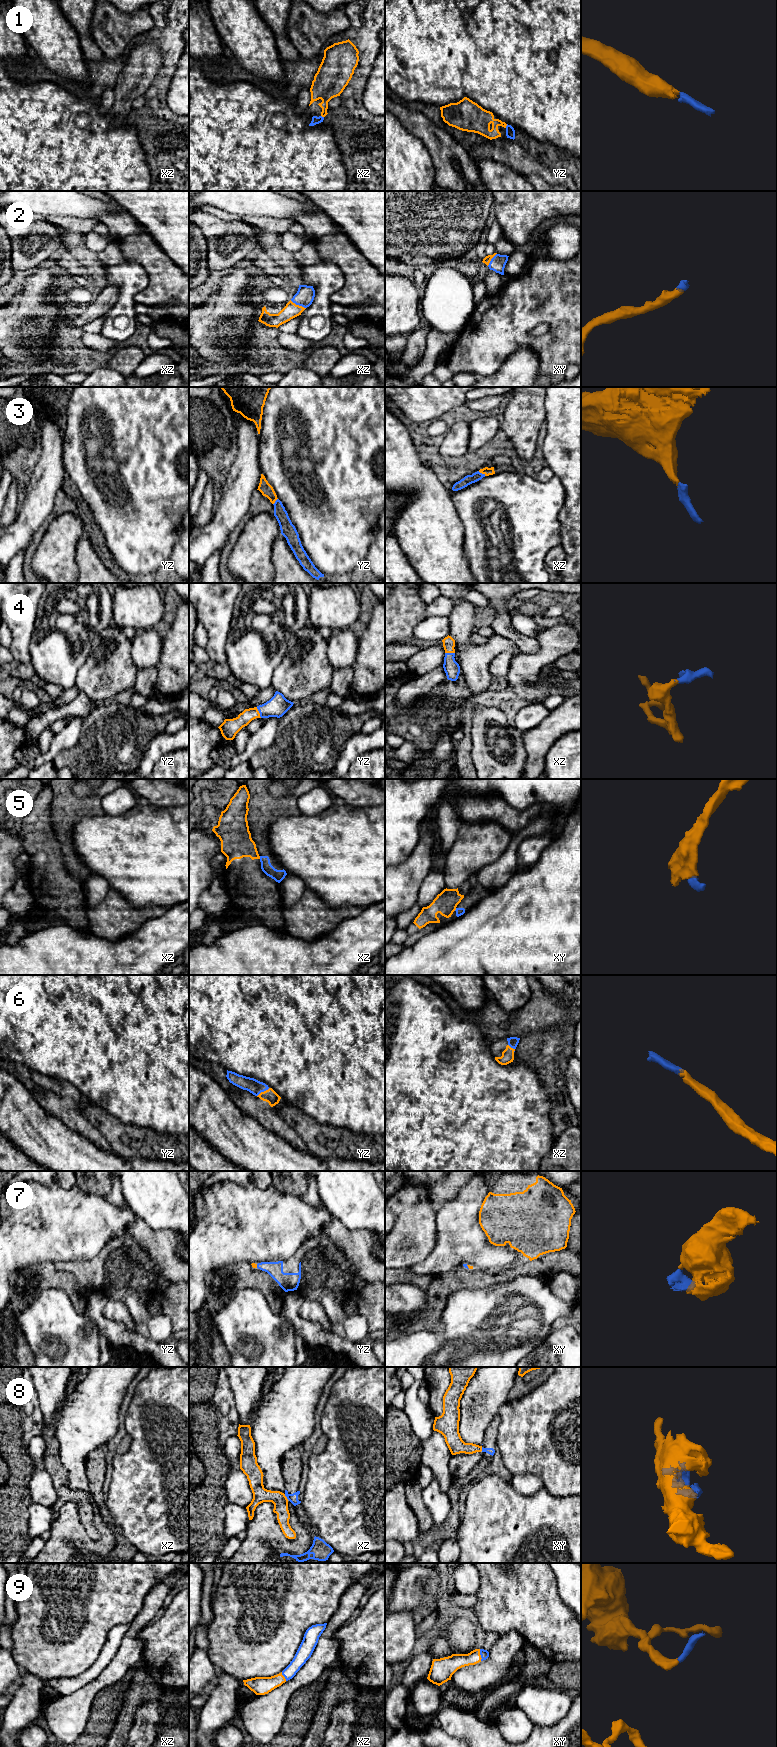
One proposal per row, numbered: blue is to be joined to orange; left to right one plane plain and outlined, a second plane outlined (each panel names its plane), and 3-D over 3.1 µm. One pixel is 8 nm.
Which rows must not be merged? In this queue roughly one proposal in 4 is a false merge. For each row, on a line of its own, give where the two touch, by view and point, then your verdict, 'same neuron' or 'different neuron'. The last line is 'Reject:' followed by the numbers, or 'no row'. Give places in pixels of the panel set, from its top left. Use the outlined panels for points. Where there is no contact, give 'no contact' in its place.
1: meets orange in yz at (506, 125); same neuron
2: meets orange in xz at (298, 305); same neuron
3: meets orange in xz at (482, 473); same neuron
4: meets orange in yz at (258, 712); same neuron
5: meets orange in xz at (259, 857); different neuron
6: meets orange in yz at (264, 1091); same neuron
7: meets orange in yz at (256, 1266); same neuron
8: meets orange in xz at (286, 1497); different neuron
9: meets orange in xy at (480, 1655); same neuron
Reject: 5, 8

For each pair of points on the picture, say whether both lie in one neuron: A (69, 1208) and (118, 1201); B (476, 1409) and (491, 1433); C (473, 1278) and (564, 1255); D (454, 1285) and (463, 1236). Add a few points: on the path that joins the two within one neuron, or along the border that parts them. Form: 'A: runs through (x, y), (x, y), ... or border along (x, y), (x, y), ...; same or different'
A: border along (105, 1198), (116, 1206), (126, 1207); different
B: border along (498, 1413), (490, 1422), (482, 1439); different
C: runs through (496, 1277), (508, 1275), (520, 1269), (541, 1267); same
D: border along (462, 1264), (436, 1275); different

